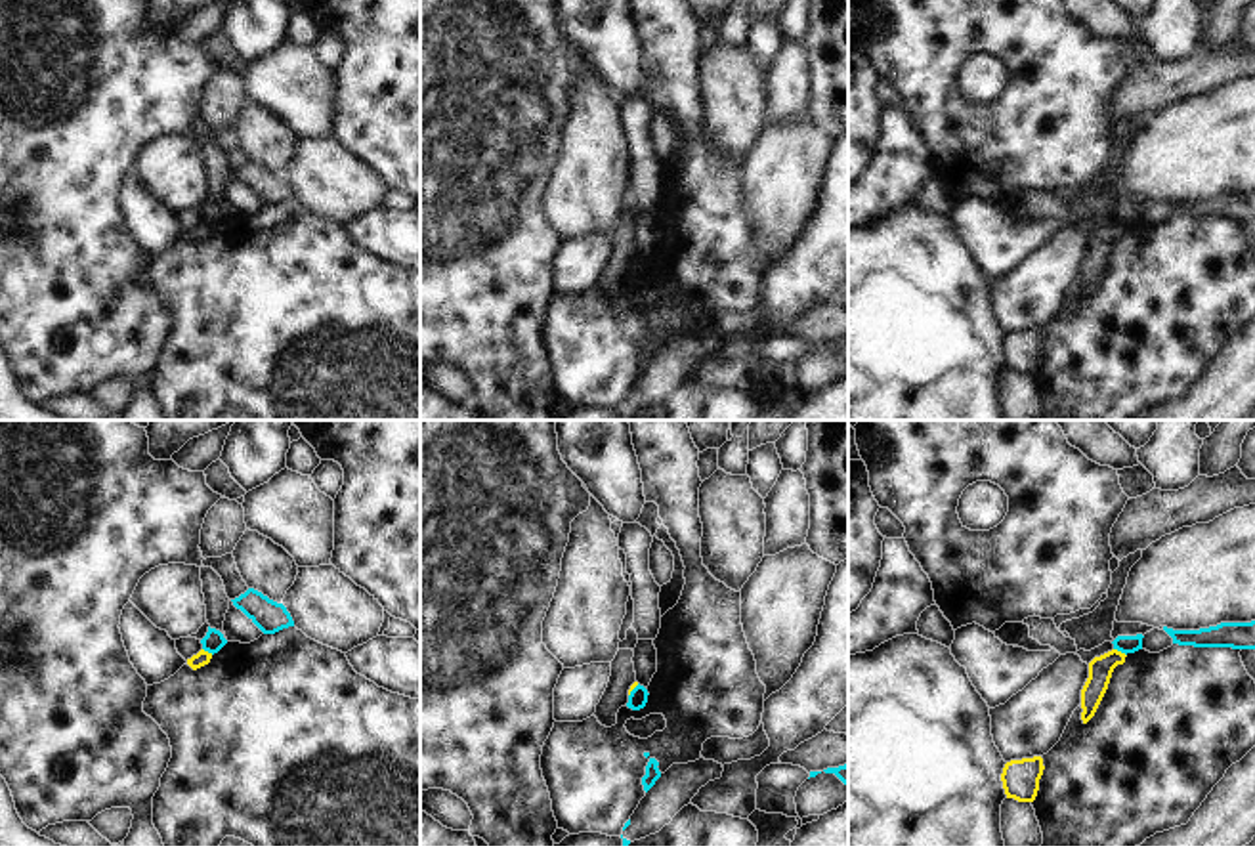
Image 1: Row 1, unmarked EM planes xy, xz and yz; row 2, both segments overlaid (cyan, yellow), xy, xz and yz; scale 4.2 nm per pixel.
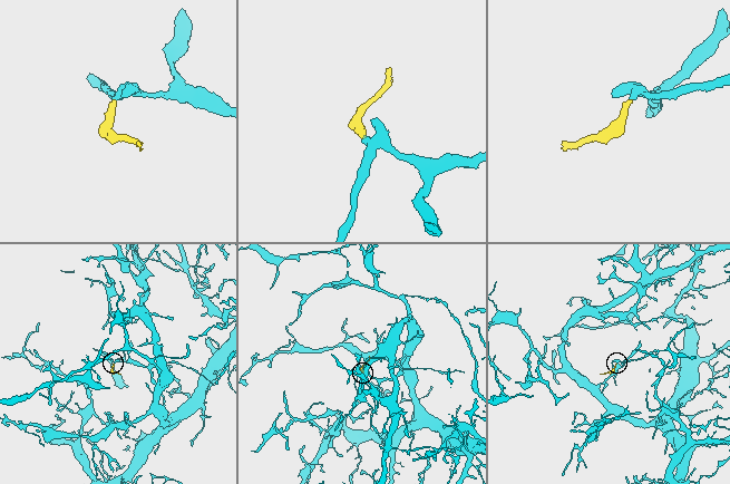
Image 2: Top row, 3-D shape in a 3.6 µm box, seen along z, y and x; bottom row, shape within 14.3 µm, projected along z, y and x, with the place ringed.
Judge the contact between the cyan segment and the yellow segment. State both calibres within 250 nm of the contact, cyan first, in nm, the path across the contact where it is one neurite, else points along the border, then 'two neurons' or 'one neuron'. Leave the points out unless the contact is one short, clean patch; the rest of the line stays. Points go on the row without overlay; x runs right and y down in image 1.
80 nm thick on the cyan side, 100 nm on the other; border along yz (1114, 220), (1126, 228); two neurons

